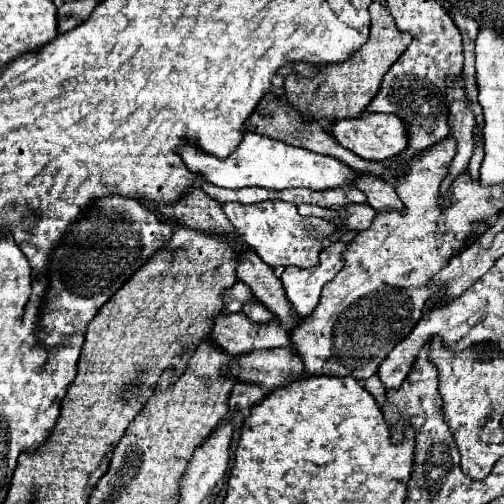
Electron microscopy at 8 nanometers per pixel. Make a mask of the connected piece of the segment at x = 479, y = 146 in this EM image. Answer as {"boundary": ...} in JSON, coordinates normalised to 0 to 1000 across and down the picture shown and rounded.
{"boundary":[[[956,266],[950,270],[942,270],[940,282],[942,290],[938,308],[929,327],[929,339],[937,355],[948,357],[952,351],[950,335],[960,313],[960,280]]]}

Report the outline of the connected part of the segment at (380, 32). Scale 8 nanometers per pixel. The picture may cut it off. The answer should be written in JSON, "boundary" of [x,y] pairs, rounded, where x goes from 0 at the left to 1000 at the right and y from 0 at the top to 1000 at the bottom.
{"boundary":[[[740,2],[732,26],[736,26],[732,81],[720,93],[712,93],[712,101],[696,105],[688,121],[645,129],[621,153],[597,153],[593,145],[577,145],[573,153],[565,153],[569,196],[605,228],[605,236],[629,236],[637,248],[653,248],[665,236],[720,228],[724,212],[752,181],[760,145],[768,145],[768,137],[792,117],[796,101],[815,85],[815,69],[784,54],[784,38],[764,10]]]}

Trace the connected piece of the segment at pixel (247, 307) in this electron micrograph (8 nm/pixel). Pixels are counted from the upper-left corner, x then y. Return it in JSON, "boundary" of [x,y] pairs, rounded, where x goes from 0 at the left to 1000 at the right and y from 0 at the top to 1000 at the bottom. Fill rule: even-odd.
{"boundary":[[[486,601],[478,613],[498,637],[506,641],[538,641],[550,637],[550,629],[522,605],[522,601]]]}

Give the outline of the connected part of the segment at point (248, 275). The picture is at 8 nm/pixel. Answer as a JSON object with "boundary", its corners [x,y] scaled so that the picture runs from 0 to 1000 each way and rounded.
{"boundary":[[[486,494],[470,514],[466,538],[470,538],[470,554],[482,558],[514,597],[526,601],[554,629],[562,645],[581,649],[593,641],[593,629],[581,621],[562,581],[558,558],[542,546],[542,534],[526,526],[506,498]]]}

